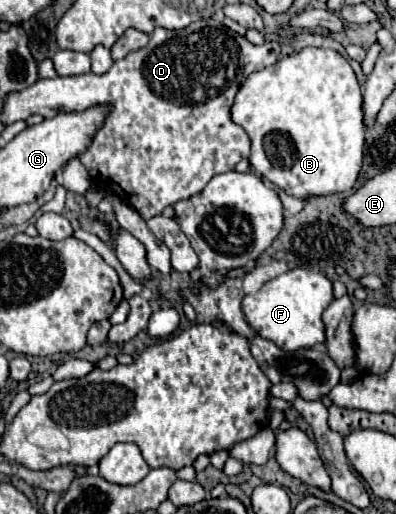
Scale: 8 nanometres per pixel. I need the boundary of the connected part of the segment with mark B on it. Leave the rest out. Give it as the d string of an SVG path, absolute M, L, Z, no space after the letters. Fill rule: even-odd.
M303 48L301 52L297 54L291 54L287 58L281 58L277 64L265 68L265 70L259 70L259 72L253 72L245 84L239 88L237 92L237 98L235 98L235 104L231 108L231 118L241 124L247 134L251 134L251 142L253 142L253 148L251 148L251 170L255 168L257 174L261 174L263 178L269 178L273 184L277 184L279 188L283 188L287 194L291 196L297 196L297 198L305 198L305 196L317 196L317 194L333 194L333 192L341 192L341 190L351 190L355 180L357 180L357 174L363 166L363 148L365 148L365 122L363 122L363 92L361 92L361 84L349 64L347 58L343 58L337 50L325 50L325 48ZM281 134L287 134L289 140L281 140Z

